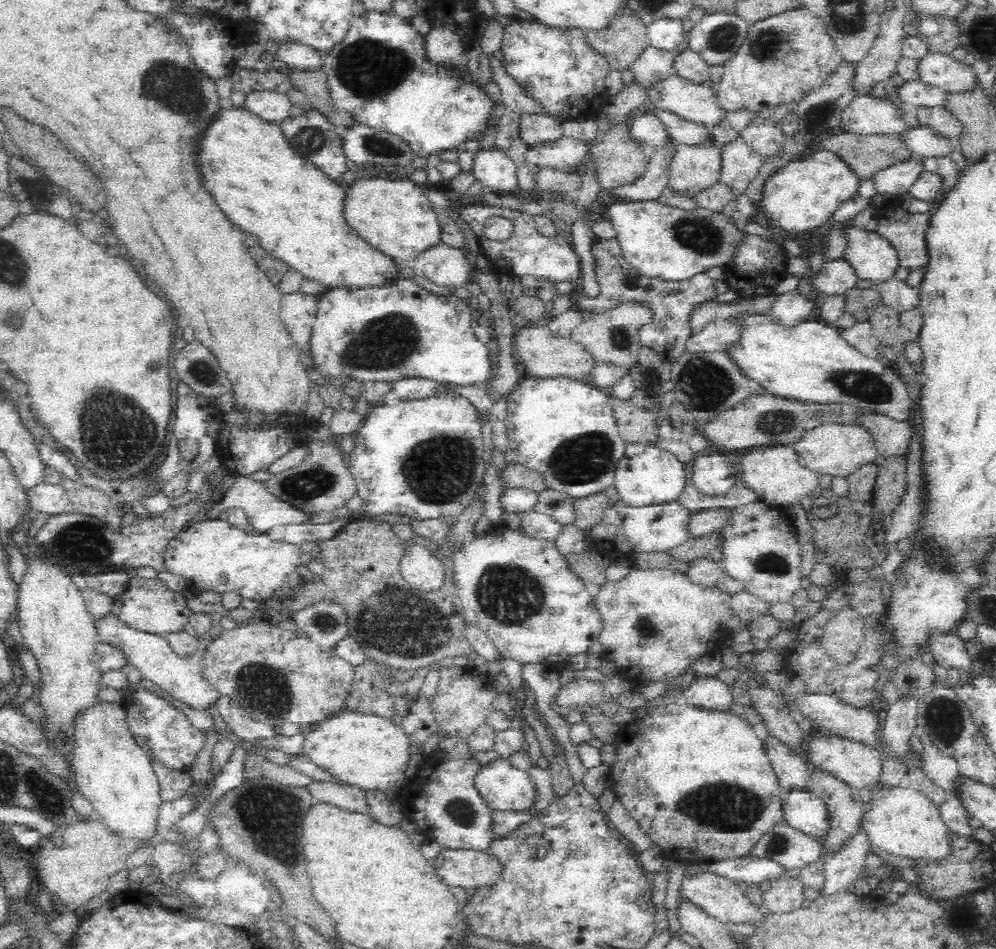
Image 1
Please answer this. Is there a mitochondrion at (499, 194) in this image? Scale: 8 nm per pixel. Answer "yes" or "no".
no

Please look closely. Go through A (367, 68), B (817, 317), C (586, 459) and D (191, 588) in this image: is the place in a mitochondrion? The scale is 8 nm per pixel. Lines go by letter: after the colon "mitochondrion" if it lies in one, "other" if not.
A: mitochondrion
B: other
C: mitochondrion
D: other

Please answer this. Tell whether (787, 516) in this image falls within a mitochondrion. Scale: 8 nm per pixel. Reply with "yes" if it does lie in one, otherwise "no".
no

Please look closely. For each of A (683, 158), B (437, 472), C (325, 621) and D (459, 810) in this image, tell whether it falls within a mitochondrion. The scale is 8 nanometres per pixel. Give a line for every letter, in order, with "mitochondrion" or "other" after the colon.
A: other
B: mitochondrion
C: mitochondrion
D: mitochondrion

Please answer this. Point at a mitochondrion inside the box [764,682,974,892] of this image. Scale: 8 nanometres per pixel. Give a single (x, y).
(943, 718)

